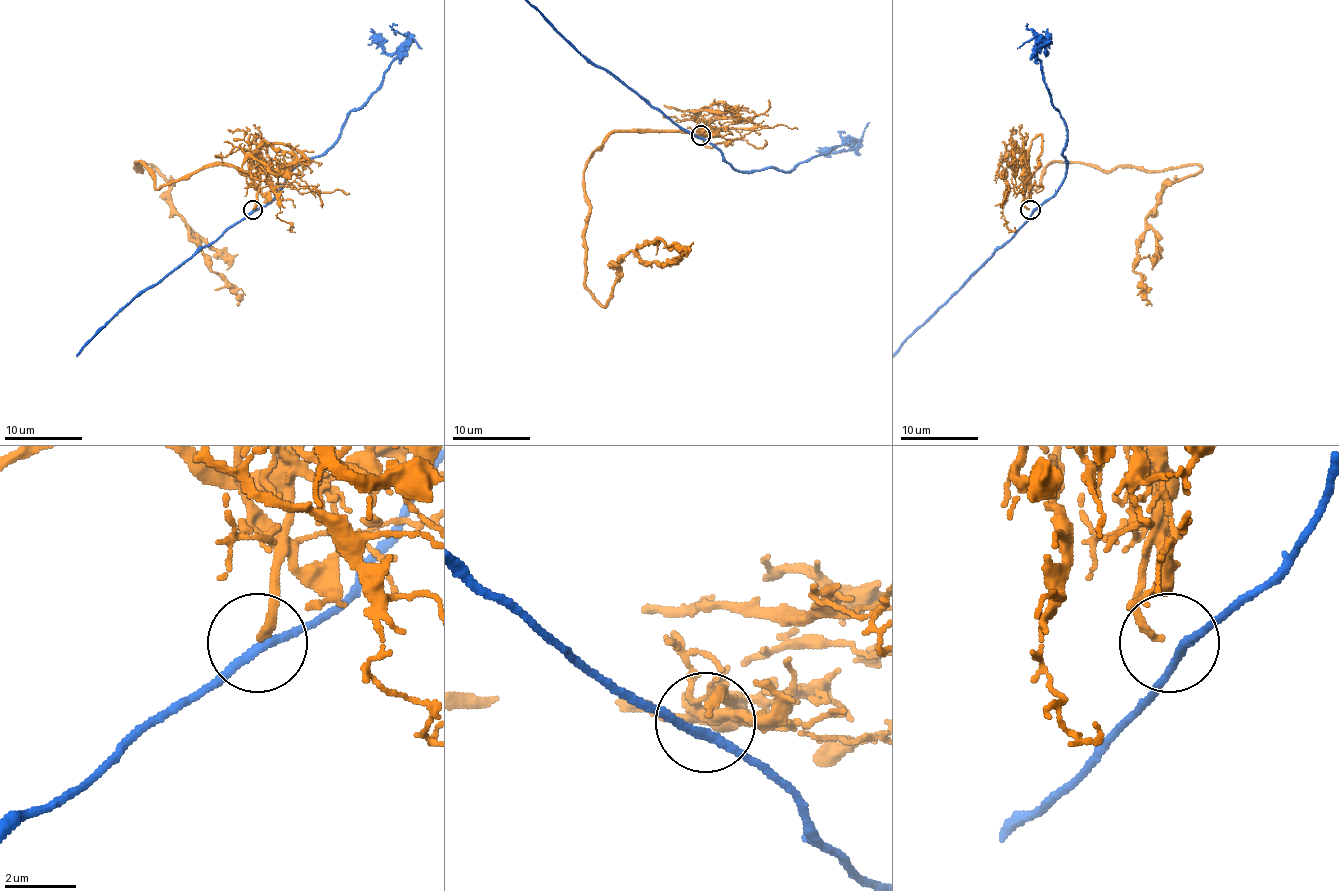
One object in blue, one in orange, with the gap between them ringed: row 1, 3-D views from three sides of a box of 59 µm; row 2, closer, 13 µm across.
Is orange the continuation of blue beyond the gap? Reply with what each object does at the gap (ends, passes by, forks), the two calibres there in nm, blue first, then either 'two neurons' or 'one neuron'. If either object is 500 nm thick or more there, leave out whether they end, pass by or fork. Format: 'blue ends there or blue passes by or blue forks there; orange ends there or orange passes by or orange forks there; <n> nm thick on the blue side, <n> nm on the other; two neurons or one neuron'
blue passes by; orange ends there; 240 nm thick on the blue side, 240 nm on the other; two neurons

